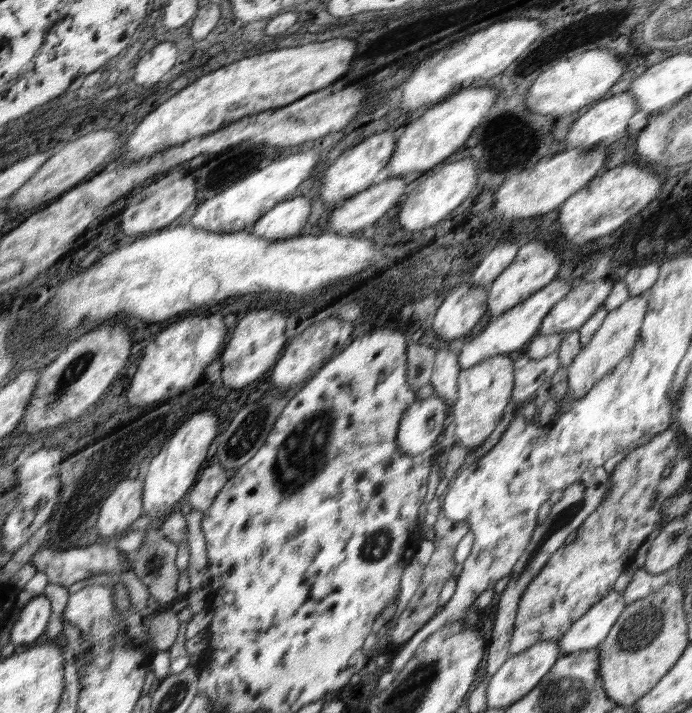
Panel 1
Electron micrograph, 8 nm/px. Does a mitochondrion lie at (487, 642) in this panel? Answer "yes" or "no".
no

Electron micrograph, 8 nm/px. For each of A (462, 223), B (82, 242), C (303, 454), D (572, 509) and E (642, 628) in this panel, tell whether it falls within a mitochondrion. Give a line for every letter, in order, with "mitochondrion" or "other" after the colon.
A: other
B: other
C: mitochondrion
D: mitochondrion
E: mitochondrion

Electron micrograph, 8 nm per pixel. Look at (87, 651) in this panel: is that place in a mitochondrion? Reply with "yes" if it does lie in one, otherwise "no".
no

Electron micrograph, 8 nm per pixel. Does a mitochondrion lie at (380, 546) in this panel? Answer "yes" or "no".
yes

